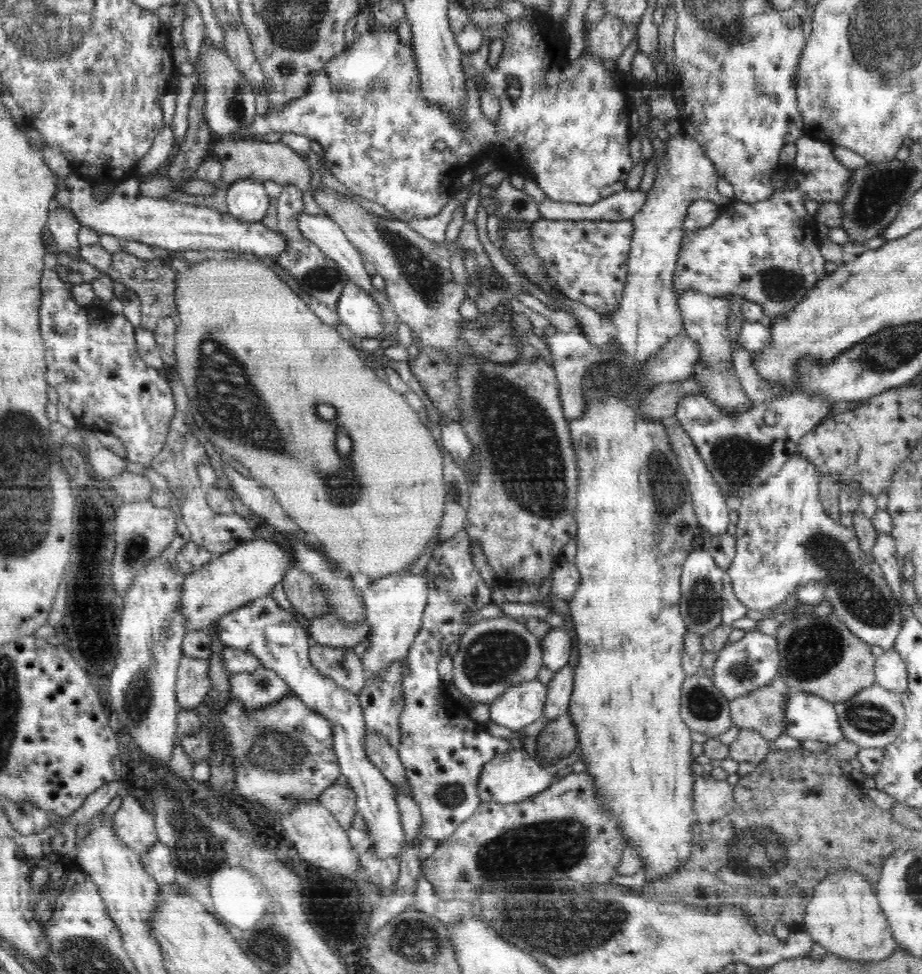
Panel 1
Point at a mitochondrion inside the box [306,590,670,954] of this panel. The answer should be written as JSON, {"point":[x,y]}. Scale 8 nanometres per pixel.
{"point":[552,844]}

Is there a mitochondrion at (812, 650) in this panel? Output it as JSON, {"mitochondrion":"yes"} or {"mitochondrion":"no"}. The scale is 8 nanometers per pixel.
{"mitochondrion":"yes"}

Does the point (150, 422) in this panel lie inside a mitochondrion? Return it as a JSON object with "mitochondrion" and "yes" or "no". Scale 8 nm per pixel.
{"mitochondrion":"no"}

